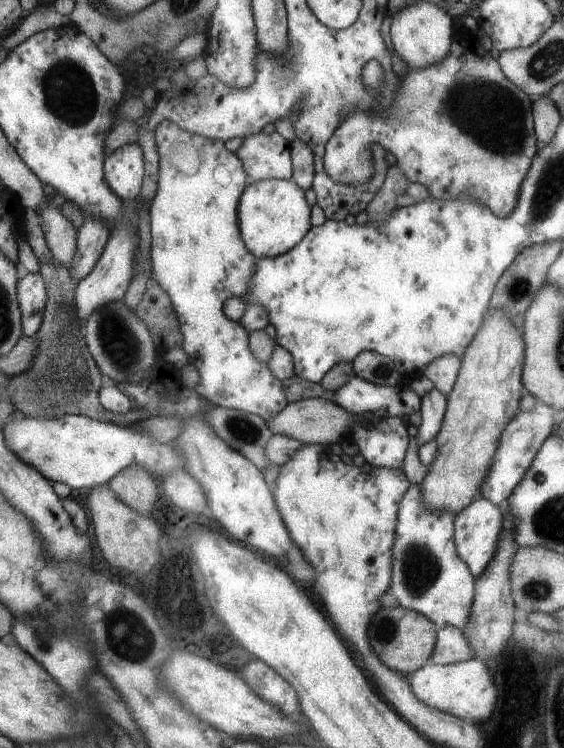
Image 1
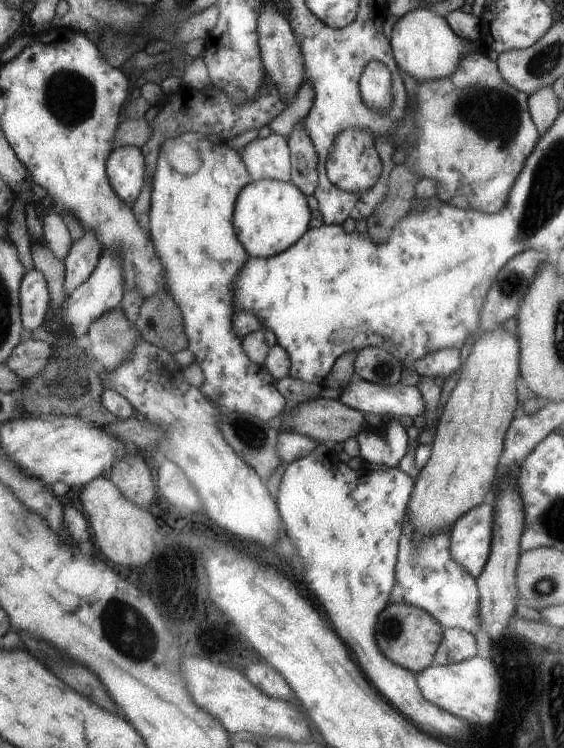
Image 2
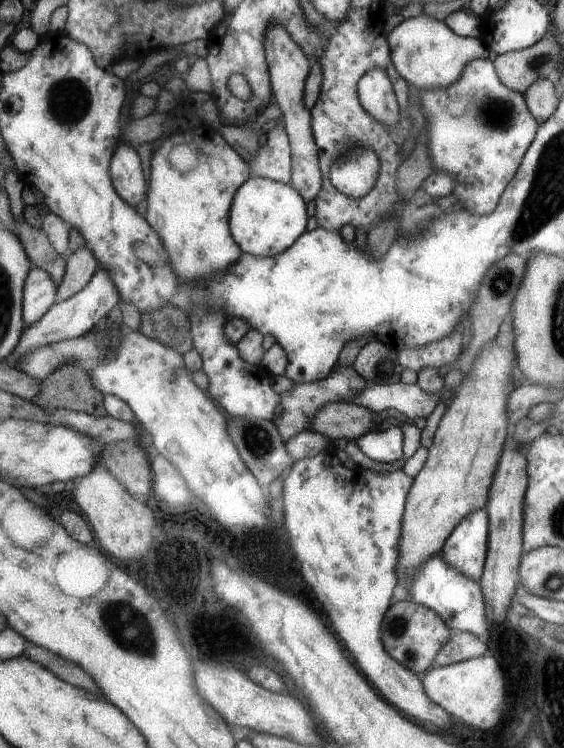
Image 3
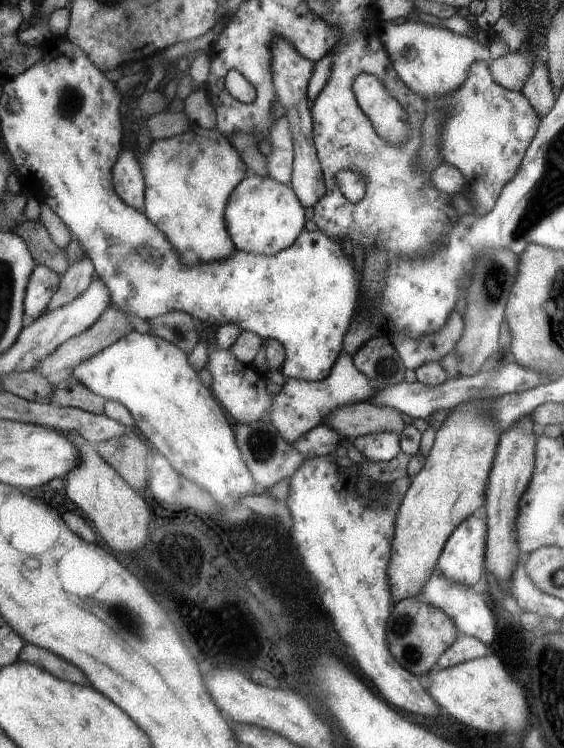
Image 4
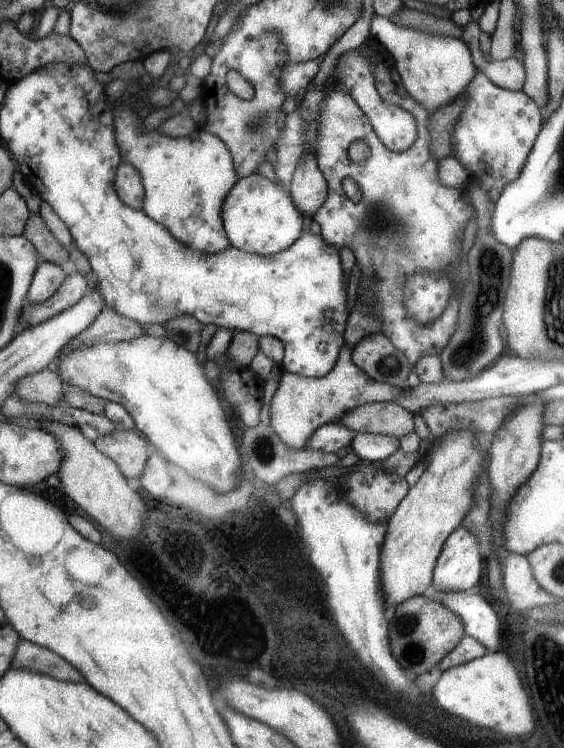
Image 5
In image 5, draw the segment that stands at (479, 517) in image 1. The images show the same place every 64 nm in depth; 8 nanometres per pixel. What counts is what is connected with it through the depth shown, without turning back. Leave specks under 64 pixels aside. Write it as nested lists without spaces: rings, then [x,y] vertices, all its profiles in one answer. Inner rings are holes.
[[[462,525],[447,539],[435,569],[433,591],[466,591],[478,584],[484,557],[478,540]]]

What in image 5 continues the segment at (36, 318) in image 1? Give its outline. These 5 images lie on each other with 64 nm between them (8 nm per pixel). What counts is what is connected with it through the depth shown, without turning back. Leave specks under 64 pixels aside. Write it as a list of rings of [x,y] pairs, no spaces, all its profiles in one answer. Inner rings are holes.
[[[40,262],[27,293],[28,306],[44,304],[59,291],[66,278],[68,276],[64,274],[64,270],[60,266],[50,264],[50,262]]]

